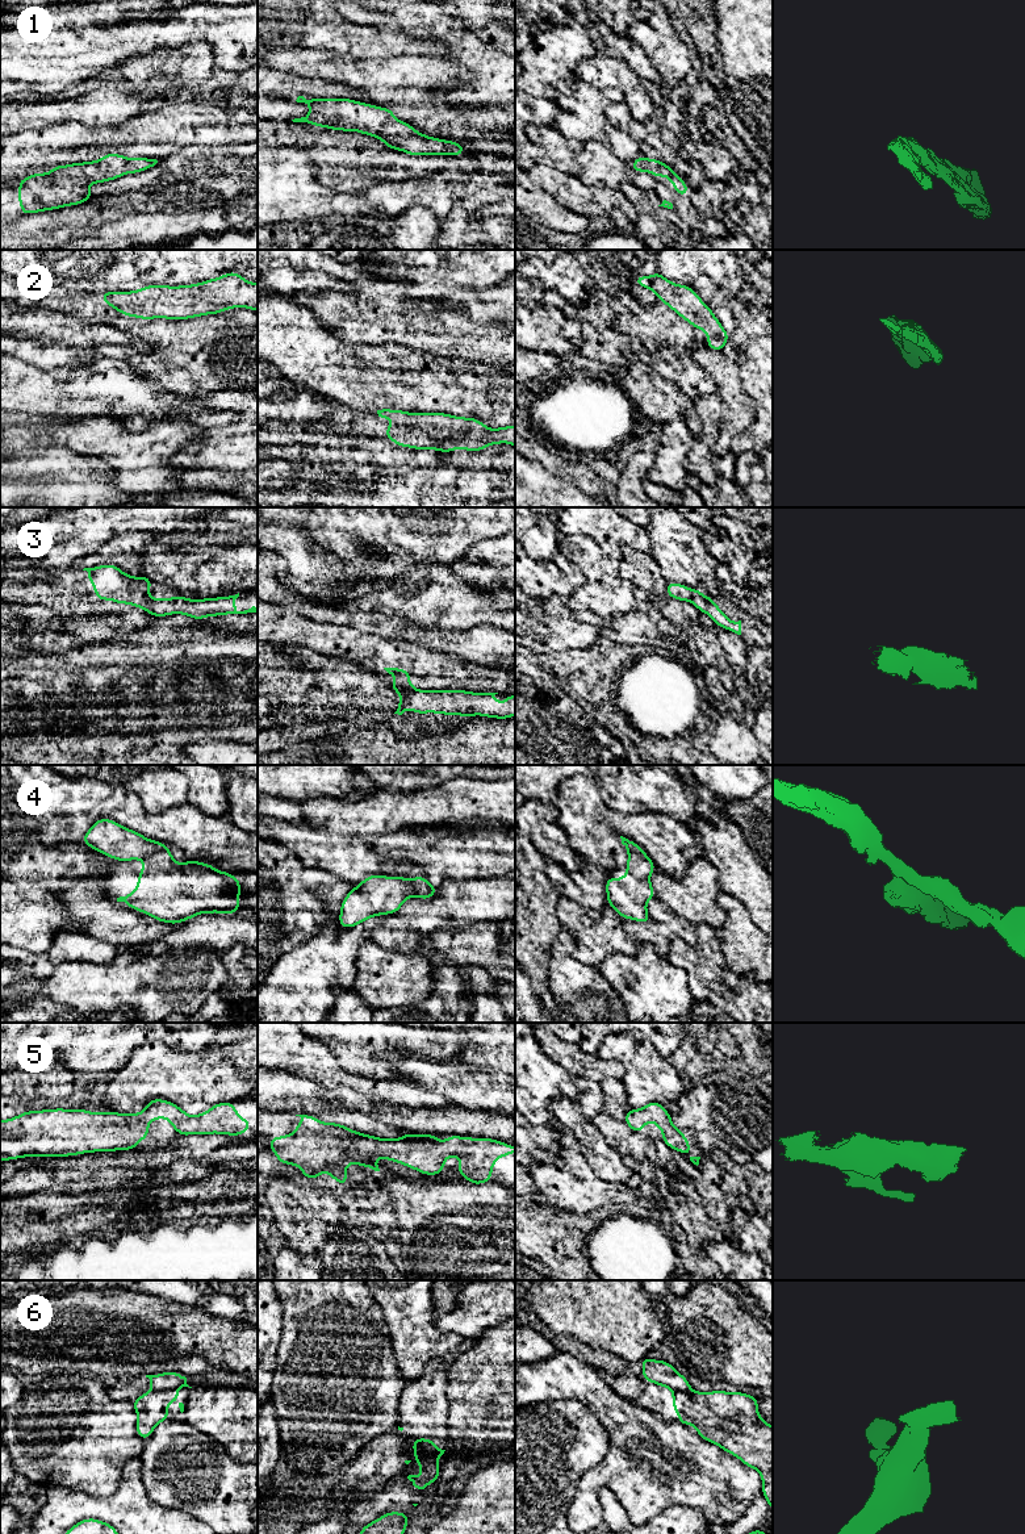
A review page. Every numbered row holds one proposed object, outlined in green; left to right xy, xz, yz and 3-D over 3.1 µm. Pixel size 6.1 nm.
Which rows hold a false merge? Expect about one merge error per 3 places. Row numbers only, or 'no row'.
4, 6

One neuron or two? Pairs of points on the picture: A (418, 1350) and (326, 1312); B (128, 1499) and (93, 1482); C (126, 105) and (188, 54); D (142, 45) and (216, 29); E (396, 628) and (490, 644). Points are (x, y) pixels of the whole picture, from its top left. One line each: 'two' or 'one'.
A: two
B: two
C: two
D: one
E: one

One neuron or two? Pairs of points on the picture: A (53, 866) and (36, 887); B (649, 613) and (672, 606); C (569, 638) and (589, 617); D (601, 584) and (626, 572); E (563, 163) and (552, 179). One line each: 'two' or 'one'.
A: one
B: two
C: two
D: two
E: two

